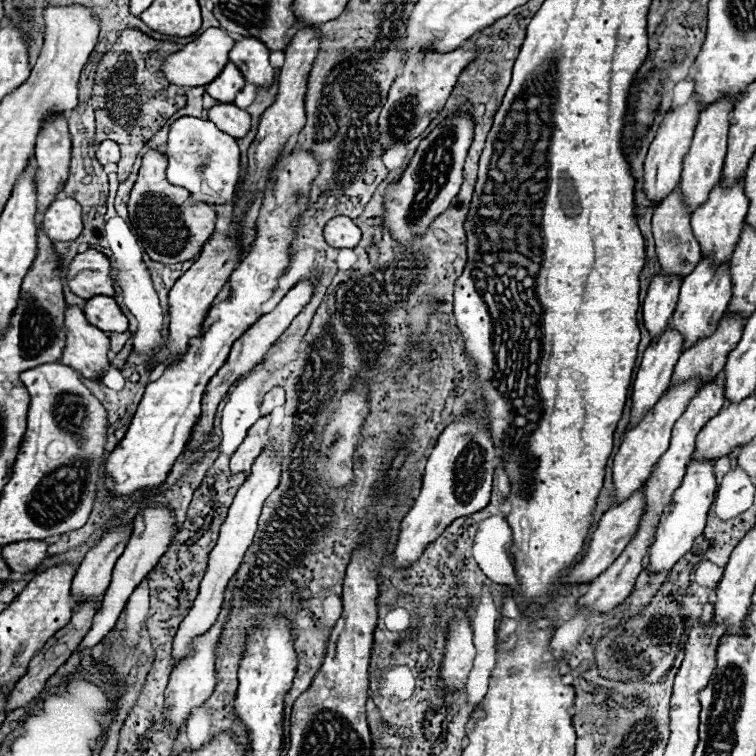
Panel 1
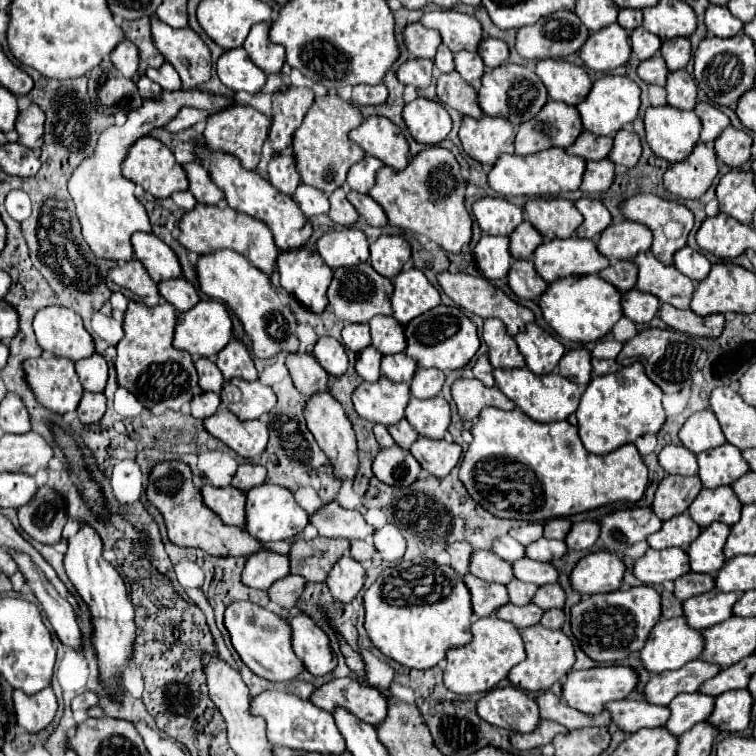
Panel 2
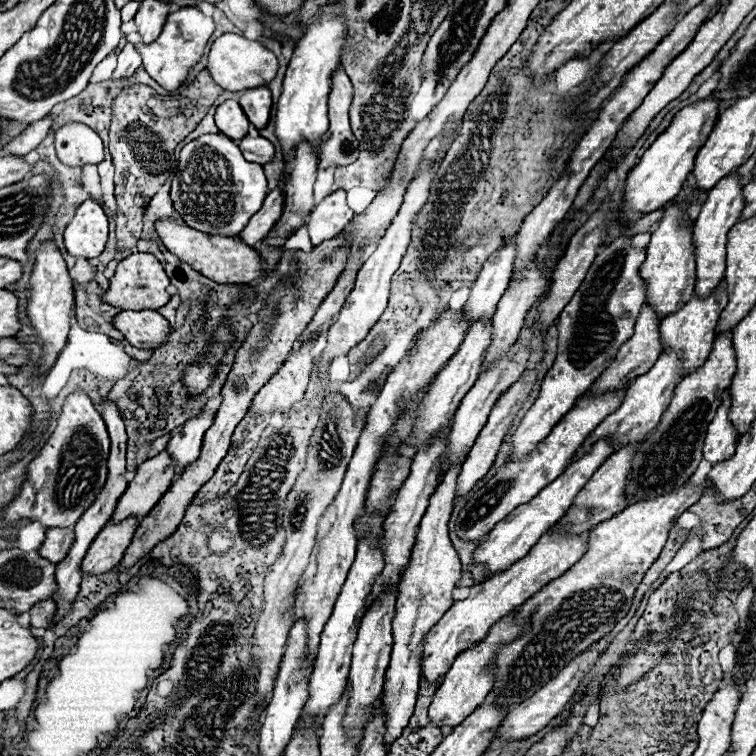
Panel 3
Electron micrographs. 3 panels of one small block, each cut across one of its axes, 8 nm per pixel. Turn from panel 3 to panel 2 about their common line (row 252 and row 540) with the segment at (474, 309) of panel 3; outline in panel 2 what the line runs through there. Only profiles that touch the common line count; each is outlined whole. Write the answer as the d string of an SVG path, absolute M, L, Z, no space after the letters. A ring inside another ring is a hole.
M500 536L492 542L492 552L498 554L502 560L506 562L514 562L518 558L524 556L524 546L518 544L514 538L510 536Z

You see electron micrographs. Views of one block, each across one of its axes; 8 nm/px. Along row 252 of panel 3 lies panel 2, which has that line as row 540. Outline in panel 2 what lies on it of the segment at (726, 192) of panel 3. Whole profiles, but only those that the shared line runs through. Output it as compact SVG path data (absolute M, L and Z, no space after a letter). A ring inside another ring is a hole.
M714 522L706 526L688 548L690 570L700 574L716 574L726 560L722 554L722 548L728 534L730 534L730 528L722 522Z

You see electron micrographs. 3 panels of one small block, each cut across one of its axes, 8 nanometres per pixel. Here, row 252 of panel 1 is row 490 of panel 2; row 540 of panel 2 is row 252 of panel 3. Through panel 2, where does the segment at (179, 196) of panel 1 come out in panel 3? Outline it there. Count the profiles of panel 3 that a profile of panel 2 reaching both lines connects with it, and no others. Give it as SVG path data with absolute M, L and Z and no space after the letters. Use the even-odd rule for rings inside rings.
M160 220L156 222L156 232L170 252L174 252L180 260L186 260L192 268L198 268L198 272L218 284L256 284L266 272L262 256L244 242L222 236L206 236L180 220Z

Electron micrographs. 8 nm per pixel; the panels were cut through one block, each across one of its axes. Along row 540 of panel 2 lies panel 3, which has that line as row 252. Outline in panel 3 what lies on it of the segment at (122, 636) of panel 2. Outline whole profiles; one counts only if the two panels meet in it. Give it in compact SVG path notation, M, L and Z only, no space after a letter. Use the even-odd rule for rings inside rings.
M86 200L76 210L70 226L64 230L68 254L76 258L96 258L108 240L108 218L96 200Z

